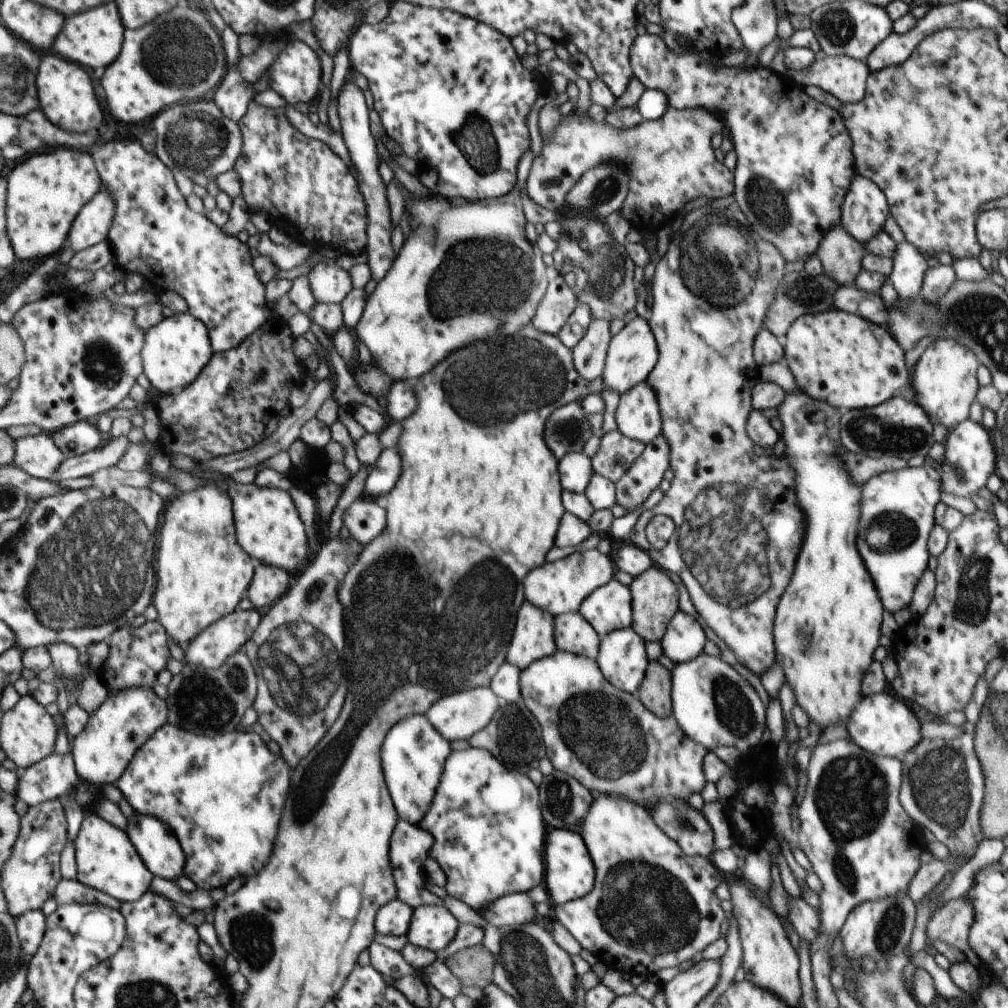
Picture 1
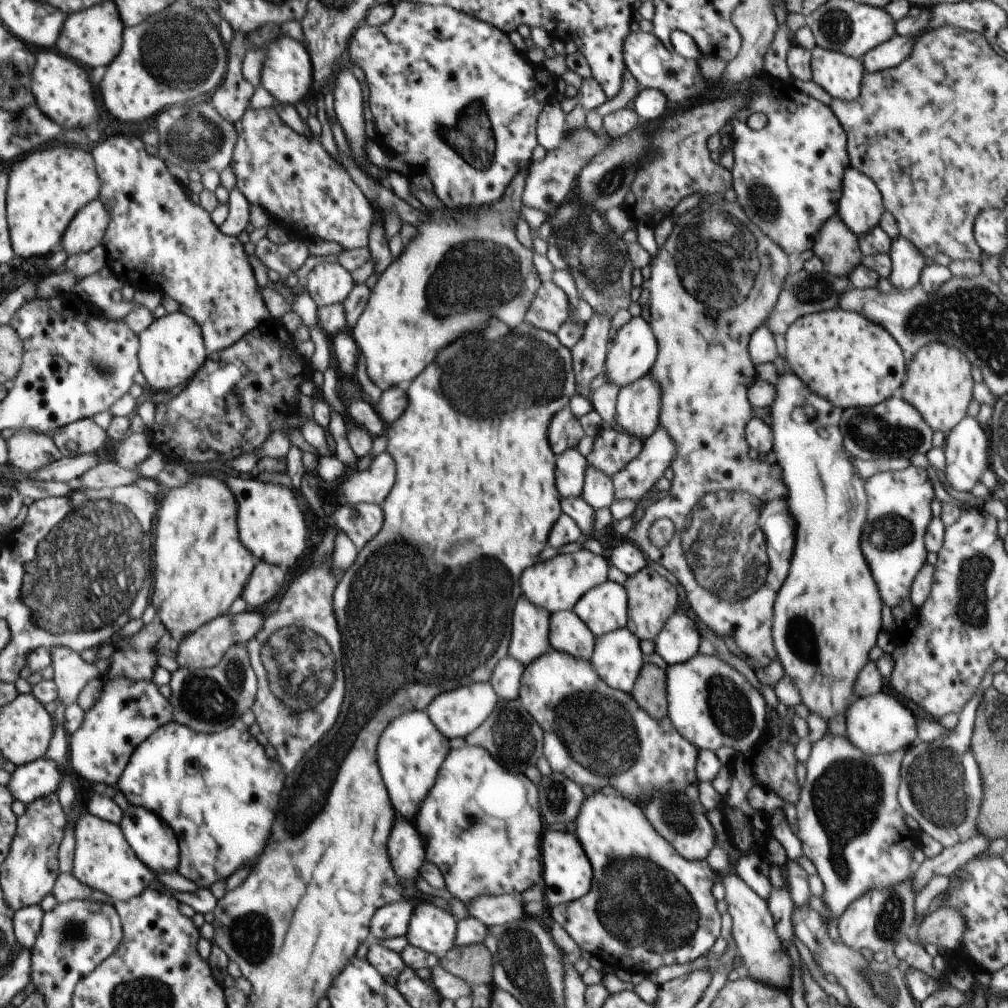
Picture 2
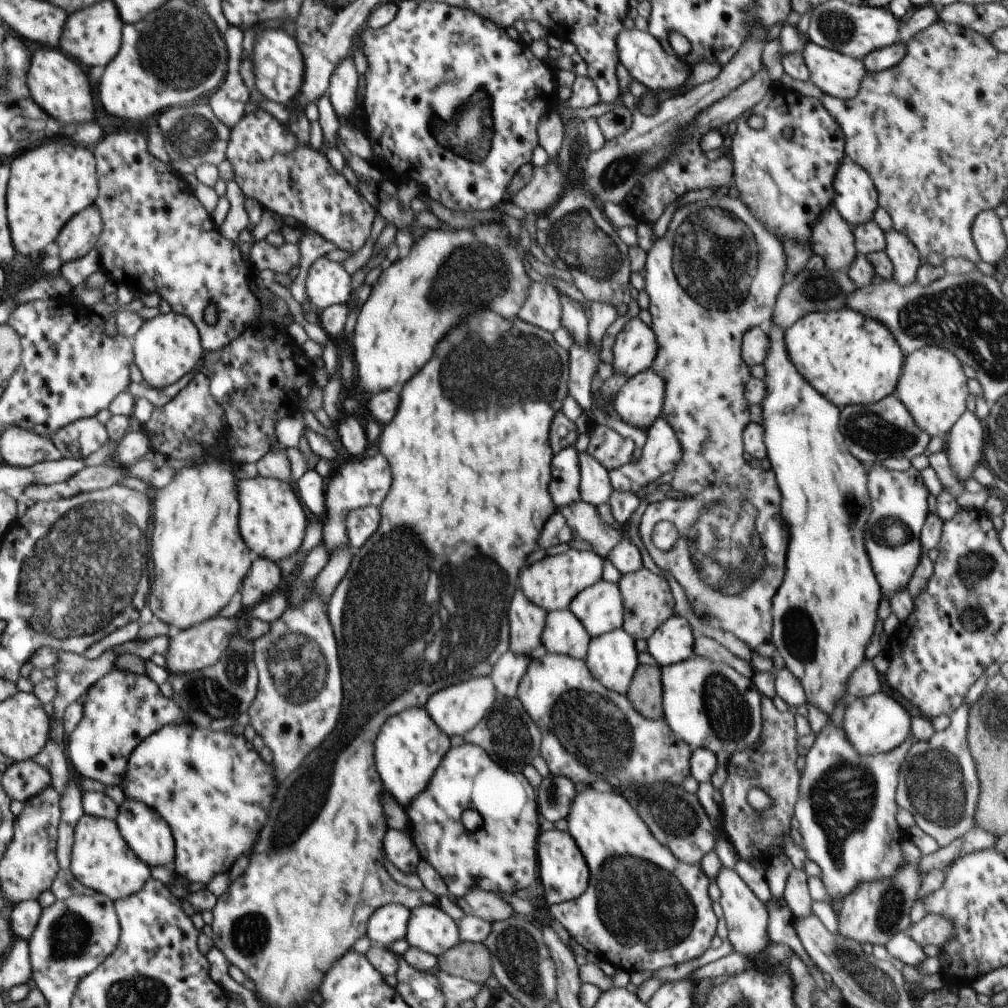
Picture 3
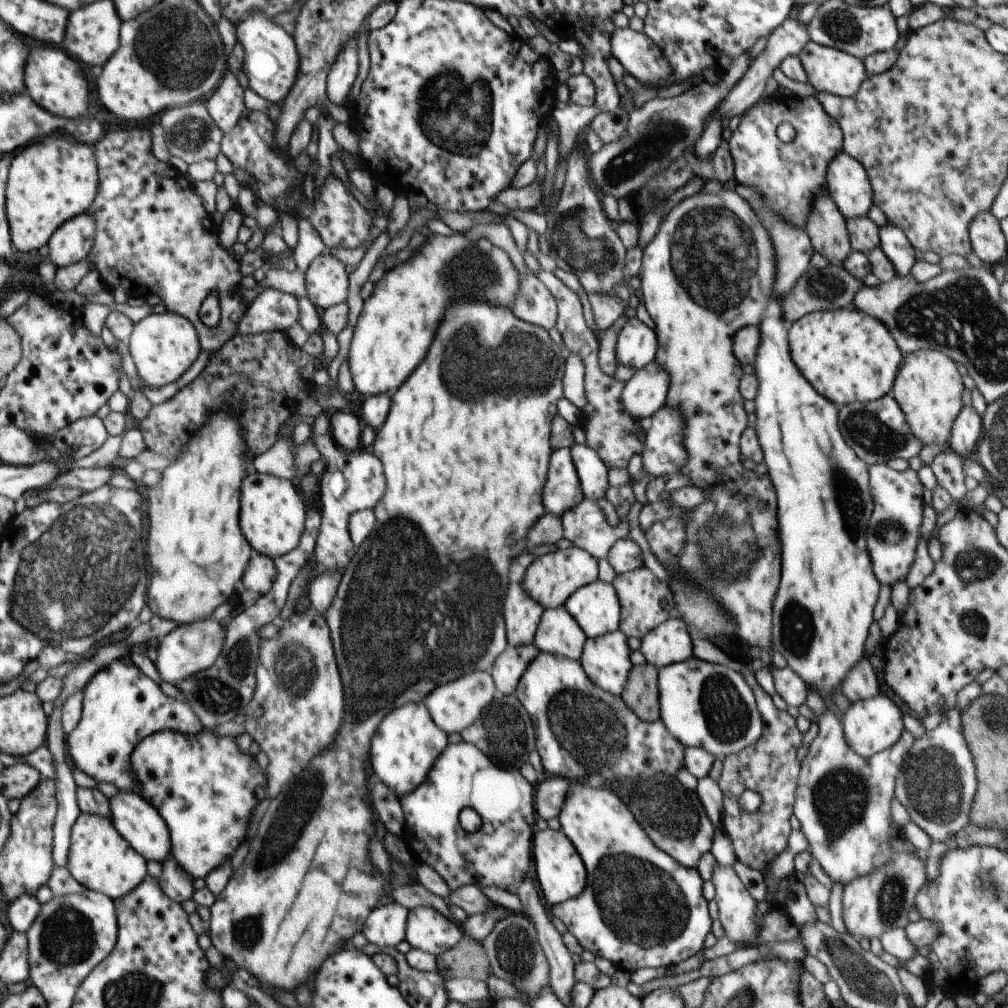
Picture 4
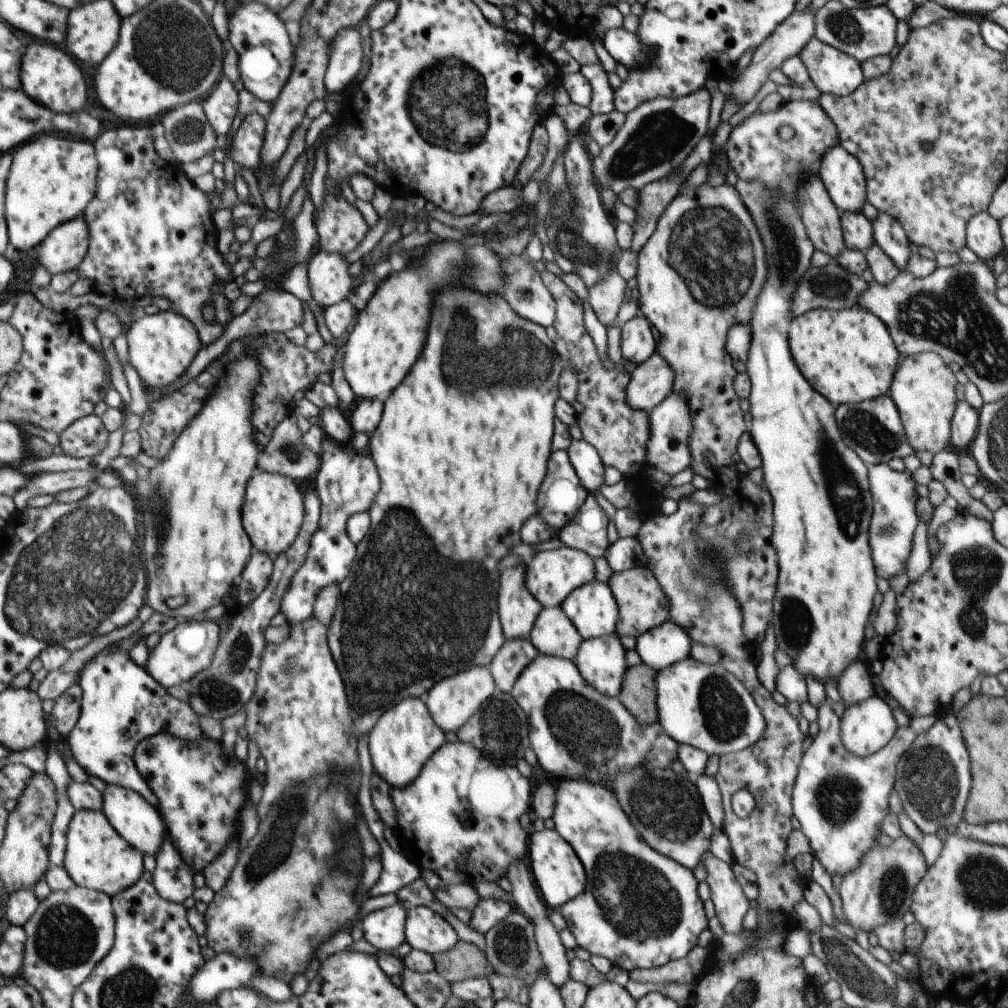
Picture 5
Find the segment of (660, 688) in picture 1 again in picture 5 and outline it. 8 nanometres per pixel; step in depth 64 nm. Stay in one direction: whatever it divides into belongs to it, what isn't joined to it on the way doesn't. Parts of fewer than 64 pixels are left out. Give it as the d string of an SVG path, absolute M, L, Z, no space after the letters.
M647 664L628 667L620 694L620 702L642 724L651 725L658 721L657 671Z

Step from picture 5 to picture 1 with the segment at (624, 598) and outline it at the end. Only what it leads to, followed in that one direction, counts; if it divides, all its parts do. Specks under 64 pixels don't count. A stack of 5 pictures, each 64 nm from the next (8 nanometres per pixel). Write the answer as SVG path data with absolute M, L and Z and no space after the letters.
M652 566L633 578L629 585L633 598L633 621L631 627L645 641L661 641L672 617L679 611L678 588L658 566Z

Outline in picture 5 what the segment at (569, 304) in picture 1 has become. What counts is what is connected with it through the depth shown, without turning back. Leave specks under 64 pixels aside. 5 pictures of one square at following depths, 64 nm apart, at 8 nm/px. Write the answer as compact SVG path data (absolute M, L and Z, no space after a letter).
M511 255L503 258L505 272L505 288L502 298L512 307L512 310L522 318L532 321L545 329L555 321L555 300L541 279L541 274L527 260Z

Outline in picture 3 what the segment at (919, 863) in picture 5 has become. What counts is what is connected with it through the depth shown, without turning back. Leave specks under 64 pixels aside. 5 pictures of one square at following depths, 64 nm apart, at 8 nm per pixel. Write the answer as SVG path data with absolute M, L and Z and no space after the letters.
M905 862L901 870L897 871L896 877L858 885L857 889L842 901L838 934L856 941L859 945L868 942L874 946L886 946L896 933L908 933L913 924L910 921L910 910L917 899L916 894L920 890L923 877L918 869Z

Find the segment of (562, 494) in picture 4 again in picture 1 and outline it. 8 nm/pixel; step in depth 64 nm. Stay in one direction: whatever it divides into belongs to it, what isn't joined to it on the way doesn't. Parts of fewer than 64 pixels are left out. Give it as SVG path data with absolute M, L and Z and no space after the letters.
M568 452L559 461L558 474L562 490L584 493L593 474L590 458L585 453Z

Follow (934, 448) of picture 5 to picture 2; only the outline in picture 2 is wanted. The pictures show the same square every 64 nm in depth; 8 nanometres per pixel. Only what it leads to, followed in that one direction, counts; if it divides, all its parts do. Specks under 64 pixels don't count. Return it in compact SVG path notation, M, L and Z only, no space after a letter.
M932 342L920 348L907 362L906 380L898 395L918 410L918 414L933 432L948 434L966 416L970 400L973 398L972 388L974 380L970 360L954 346Z

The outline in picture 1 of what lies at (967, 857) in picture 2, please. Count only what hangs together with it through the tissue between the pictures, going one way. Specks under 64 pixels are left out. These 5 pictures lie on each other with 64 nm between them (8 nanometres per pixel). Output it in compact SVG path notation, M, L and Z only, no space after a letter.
M951 853L951 857L946 861L936 859L929 864L921 866L910 883L909 890L906 892L907 895L915 903L920 902L944 878L948 870L952 868L954 862Z

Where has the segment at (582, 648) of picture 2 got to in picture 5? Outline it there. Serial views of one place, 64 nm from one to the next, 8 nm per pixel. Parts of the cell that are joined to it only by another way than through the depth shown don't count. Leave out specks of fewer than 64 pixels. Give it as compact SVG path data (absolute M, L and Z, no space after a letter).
M557 606L543 607L529 640L542 654L574 660L584 639L562 607Z

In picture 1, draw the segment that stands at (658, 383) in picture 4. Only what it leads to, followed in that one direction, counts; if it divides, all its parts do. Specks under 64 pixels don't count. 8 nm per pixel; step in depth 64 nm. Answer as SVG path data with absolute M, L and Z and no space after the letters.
M647 380L636 384L620 396L616 423L621 434L644 442L644 445L660 436L662 424L658 398Z

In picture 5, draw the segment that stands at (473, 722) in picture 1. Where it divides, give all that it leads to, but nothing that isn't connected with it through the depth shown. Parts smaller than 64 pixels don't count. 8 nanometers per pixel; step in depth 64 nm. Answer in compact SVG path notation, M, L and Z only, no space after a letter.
M470 667L466 672L460 672L460 674L452 675L452 678L437 682L423 699L434 722L445 733L450 731L456 733L469 721L469 718L473 717L473 714L477 713L477 710L490 698L490 694L494 694L496 689L497 686L487 667Z

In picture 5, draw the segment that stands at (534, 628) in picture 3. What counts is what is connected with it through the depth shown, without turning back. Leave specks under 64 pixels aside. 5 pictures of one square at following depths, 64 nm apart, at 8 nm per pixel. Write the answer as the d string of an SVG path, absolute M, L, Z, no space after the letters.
M525 565L499 572L498 610L506 641L528 639L543 606L525 585Z

